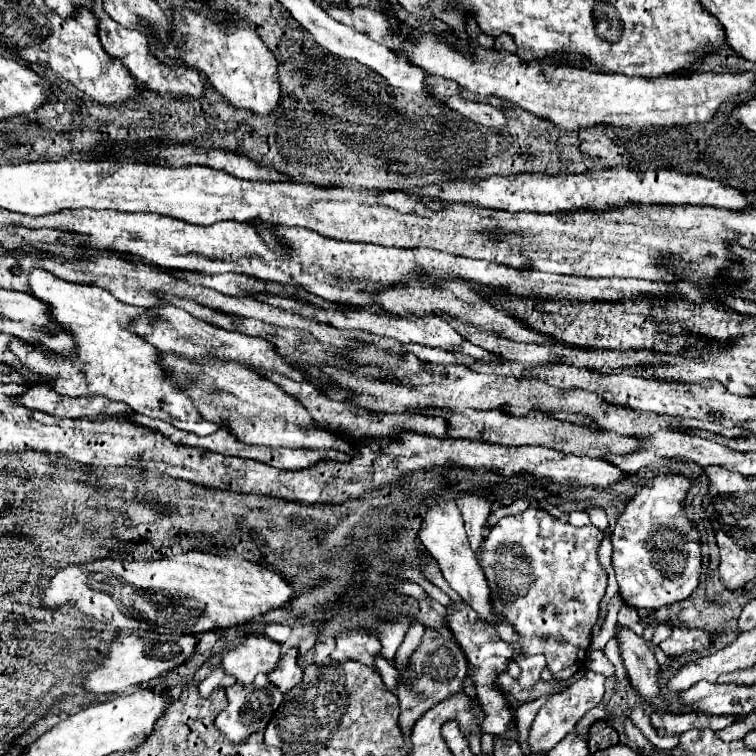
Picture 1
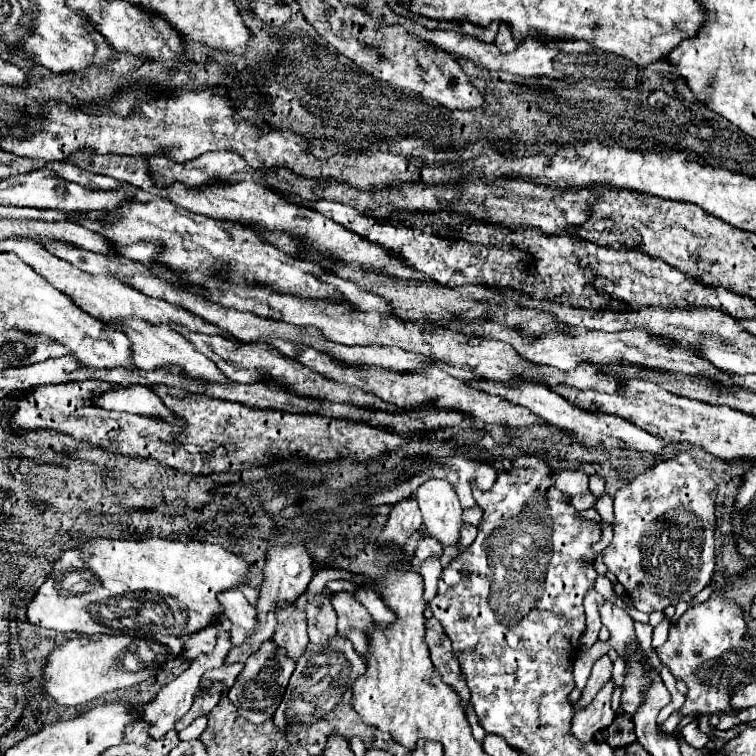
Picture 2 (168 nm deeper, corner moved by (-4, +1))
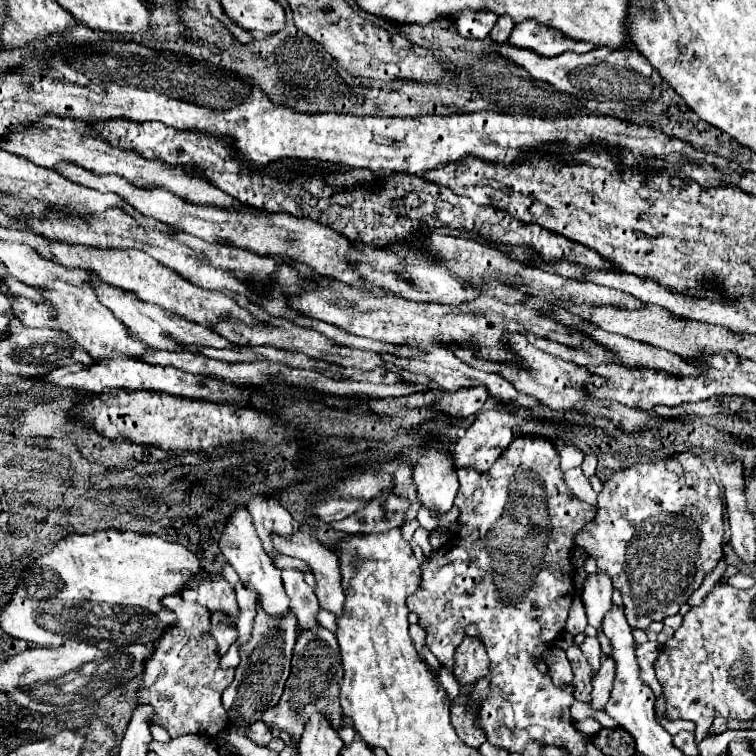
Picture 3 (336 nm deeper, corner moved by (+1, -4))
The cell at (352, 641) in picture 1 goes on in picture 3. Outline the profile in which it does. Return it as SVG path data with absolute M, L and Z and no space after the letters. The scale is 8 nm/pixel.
M292 532L288 538L280 534L272 534L272 544L280 554L304 560L314 578L316 578L316 598L320 600L320 606L340 616L344 608L344 592L340 586L340 568L338 568L338 556L322 546L316 538L312 538L306 532Z

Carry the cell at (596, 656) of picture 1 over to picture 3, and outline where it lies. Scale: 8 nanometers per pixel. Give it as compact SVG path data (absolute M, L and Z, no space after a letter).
M586 718L582 721L573 721L574 726L578 731L585 735L597 733L603 726L593 718Z

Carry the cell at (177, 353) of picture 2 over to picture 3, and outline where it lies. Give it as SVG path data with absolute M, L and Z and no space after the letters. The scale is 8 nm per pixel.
M56 282L56 284L52 284L52 288L38 288L38 290L42 292L42 296L46 300L42 304L36 304L34 300L24 300L24 296L12 298L14 314L24 326L62 330L72 340L76 340L76 344L80 344L84 350L88 350L90 356L94 356L94 358L108 356L112 352L120 352L128 358L138 358L144 354L144 350L148 350L146 344L128 336L128 328L124 328L124 324L120 320L116 320L112 316L112 312L108 312L108 308L104 308L96 300L92 288L76 288L76 286L70 286L64 282Z

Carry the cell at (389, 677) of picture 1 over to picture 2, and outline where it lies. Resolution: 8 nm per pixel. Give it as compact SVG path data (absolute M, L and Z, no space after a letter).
M351 631L351 633L349 633L349 641L353 643L355 651L357 651L361 657L367 657L367 655L369 655L369 639L367 639L361 631Z

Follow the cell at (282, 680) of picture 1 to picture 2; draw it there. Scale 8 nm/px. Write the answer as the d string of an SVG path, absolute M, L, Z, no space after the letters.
M281 603L277 611L277 621L279 625L273 635L273 641L277 643L277 647L281 647L293 661L305 655L305 647L309 645L305 611L295 609L295 605Z

